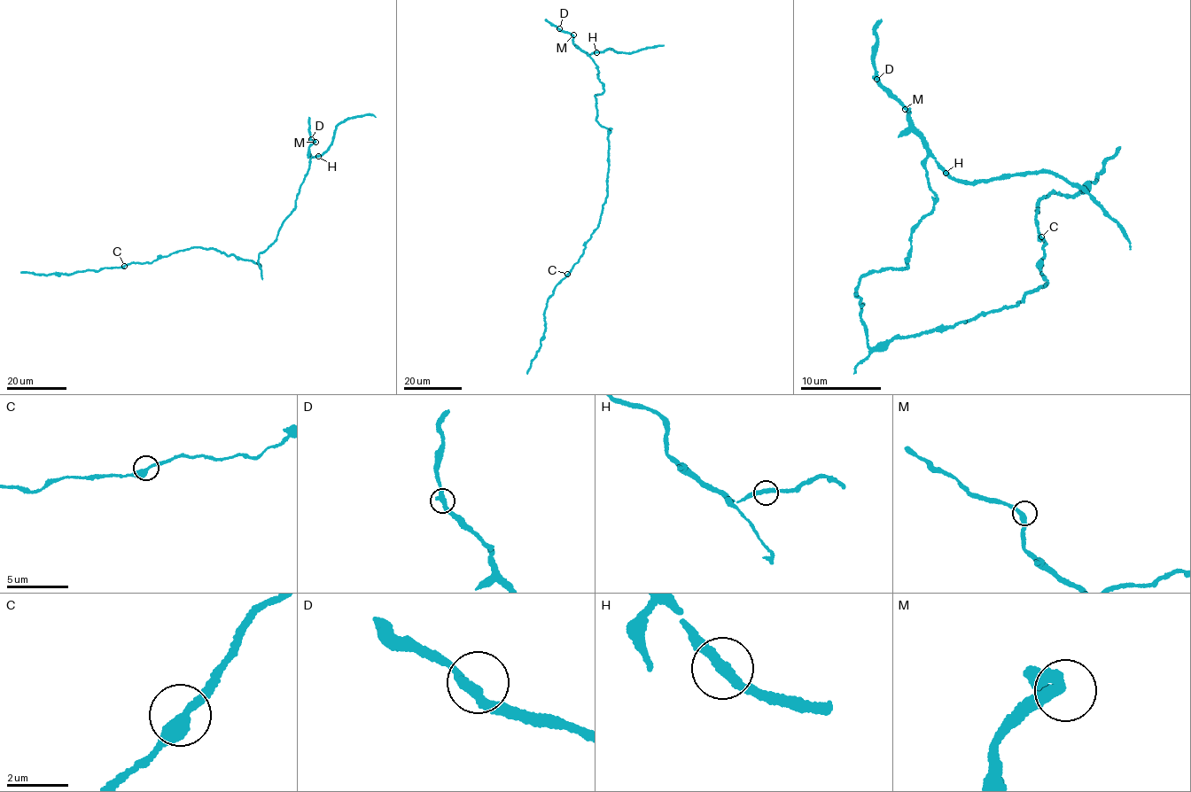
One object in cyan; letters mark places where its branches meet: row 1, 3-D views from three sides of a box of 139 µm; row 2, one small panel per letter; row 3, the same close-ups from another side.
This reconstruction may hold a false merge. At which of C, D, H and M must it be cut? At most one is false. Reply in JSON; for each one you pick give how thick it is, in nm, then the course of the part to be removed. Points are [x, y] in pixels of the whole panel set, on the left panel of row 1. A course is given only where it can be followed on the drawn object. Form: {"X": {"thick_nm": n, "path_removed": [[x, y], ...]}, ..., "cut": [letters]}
{"cut": []}

